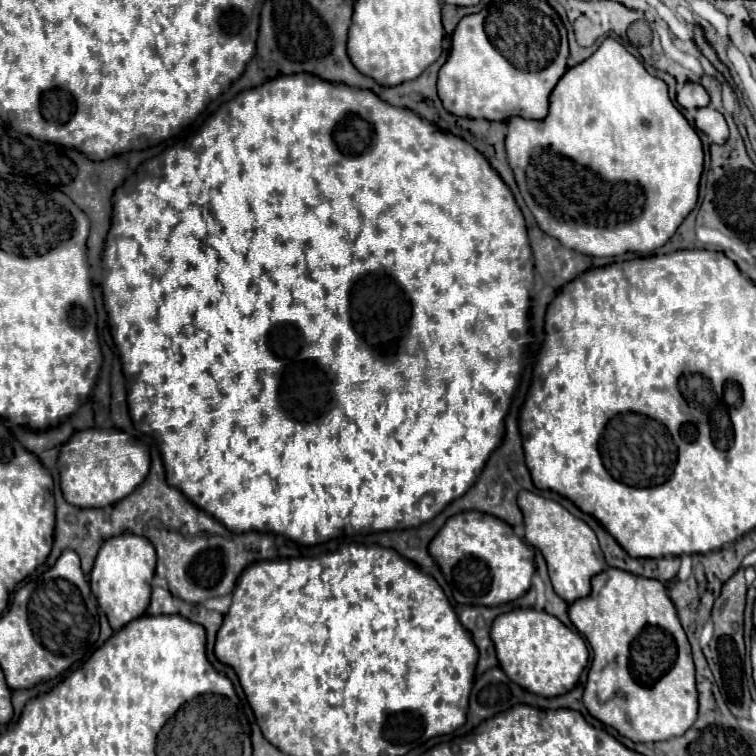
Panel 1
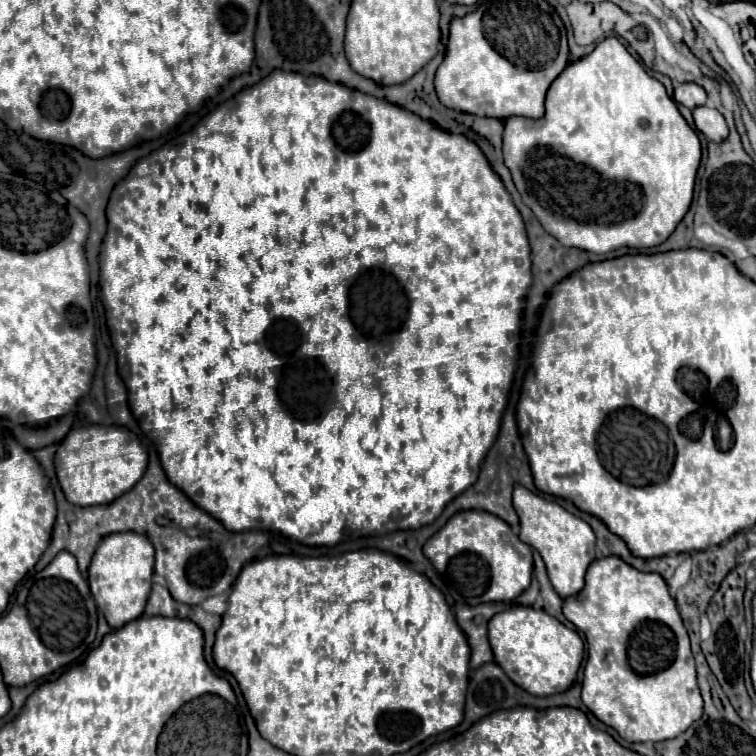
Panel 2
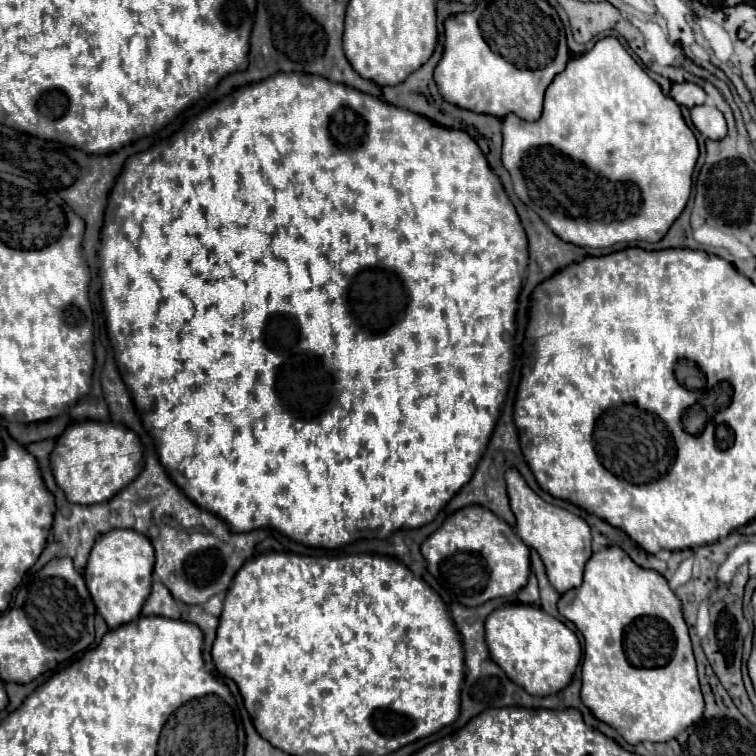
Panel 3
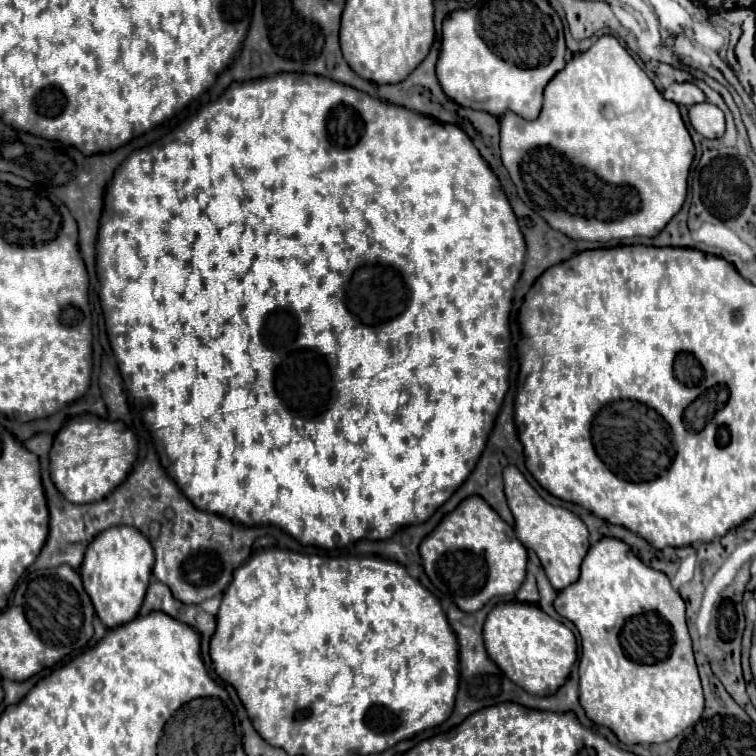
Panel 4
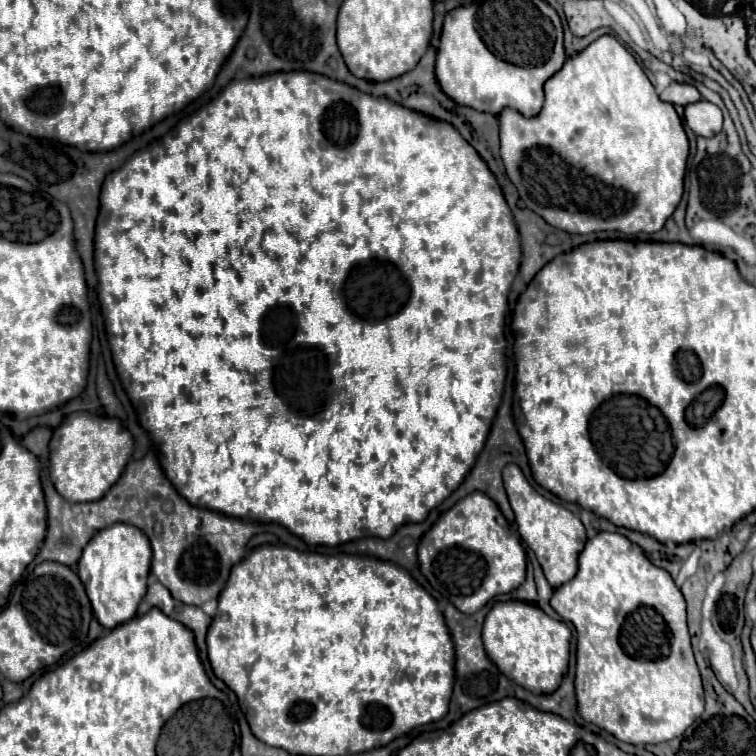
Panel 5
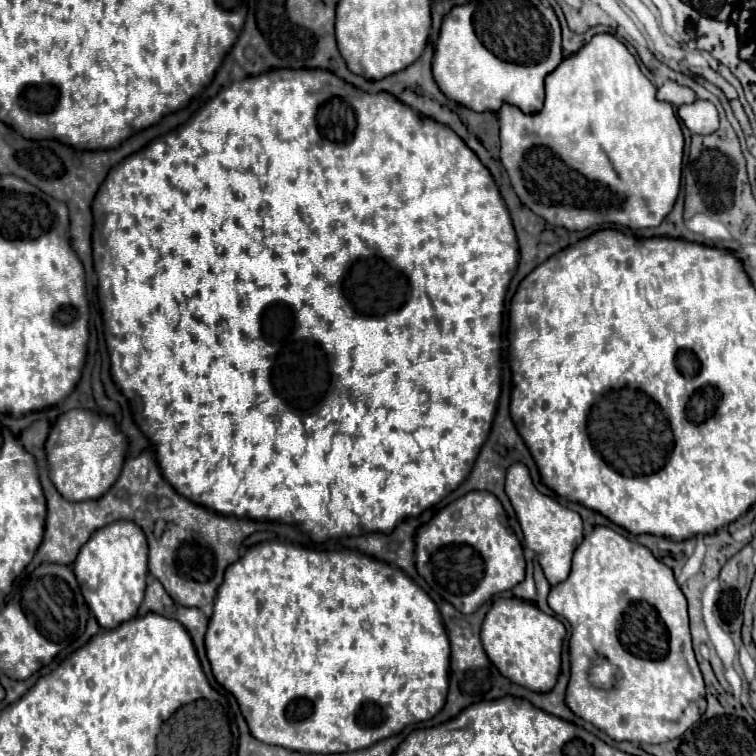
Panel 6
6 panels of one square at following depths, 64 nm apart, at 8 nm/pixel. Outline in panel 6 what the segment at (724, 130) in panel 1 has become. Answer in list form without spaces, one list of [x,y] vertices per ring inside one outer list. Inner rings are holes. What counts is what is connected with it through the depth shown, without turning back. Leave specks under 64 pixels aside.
[[[696,100],[692,104],[684,104],[678,110],[680,120],[686,124],[686,128],[692,134],[712,134],[720,126],[718,110],[708,100]]]

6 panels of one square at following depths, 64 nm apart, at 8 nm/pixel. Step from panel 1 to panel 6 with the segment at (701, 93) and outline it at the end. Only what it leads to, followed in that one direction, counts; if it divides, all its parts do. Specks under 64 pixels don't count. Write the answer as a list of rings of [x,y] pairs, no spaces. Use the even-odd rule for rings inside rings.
[[[668,80],[662,88],[658,88],[658,100],[670,102],[674,106],[682,106],[682,104],[692,104],[696,100],[696,94],[688,86],[680,86]]]

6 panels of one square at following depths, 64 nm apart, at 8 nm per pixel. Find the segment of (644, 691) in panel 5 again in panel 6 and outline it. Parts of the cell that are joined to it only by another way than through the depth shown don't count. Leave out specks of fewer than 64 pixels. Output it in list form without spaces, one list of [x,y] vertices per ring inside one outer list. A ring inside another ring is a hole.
[[[606,526],[594,528],[594,532],[588,534],[574,552],[570,576],[552,586],[548,604],[572,626],[572,676],[566,690],[566,702],[576,716],[592,722],[618,742],[628,740],[636,744],[662,744],[674,740],[682,736],[696,720],[700,720],[706,710],[706,692],[692,650],[686,598],[676,584],[672,570],[658,562],[646,546],[628,540]],[[592,656],[606,658],[612,666],[616,666],[616,682],[612,690],[594,688],[588,680]]]

